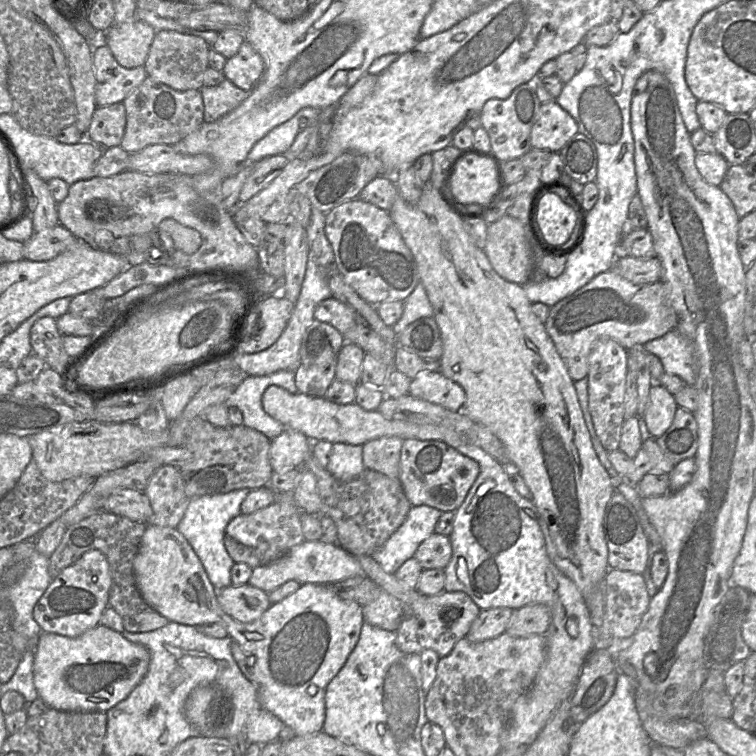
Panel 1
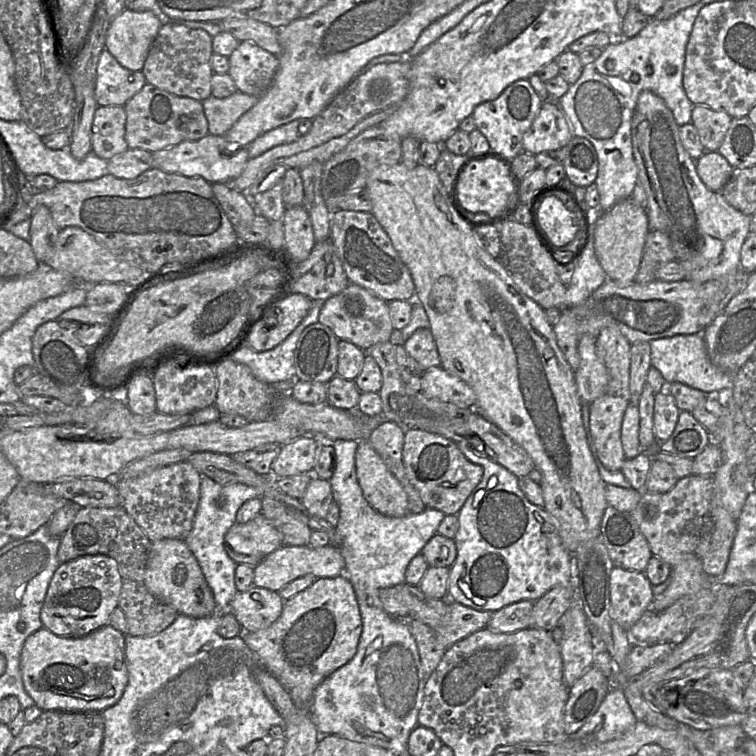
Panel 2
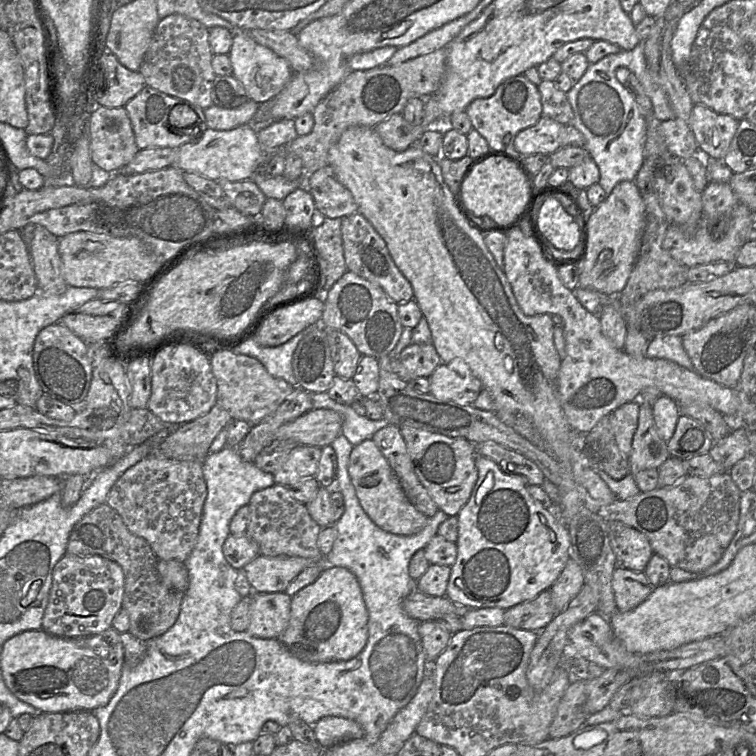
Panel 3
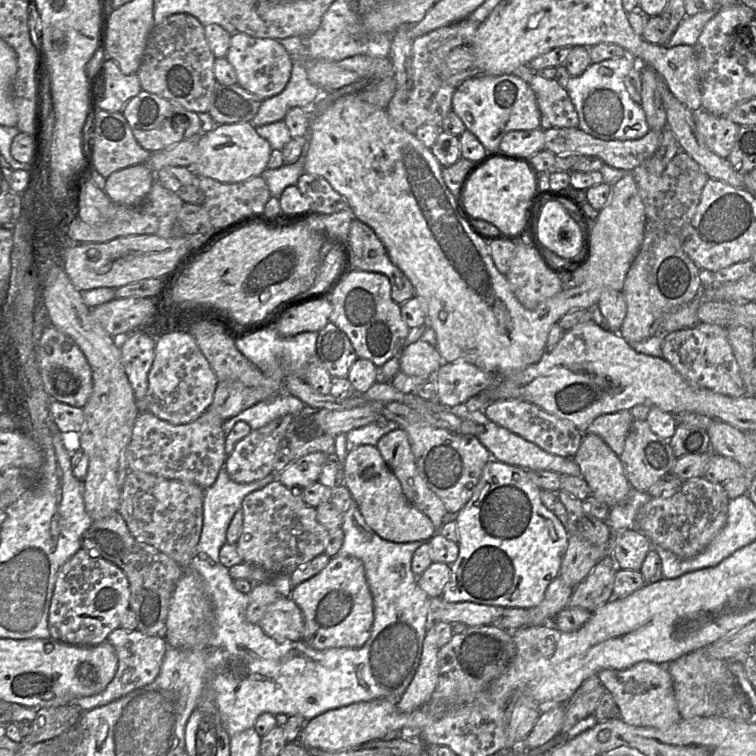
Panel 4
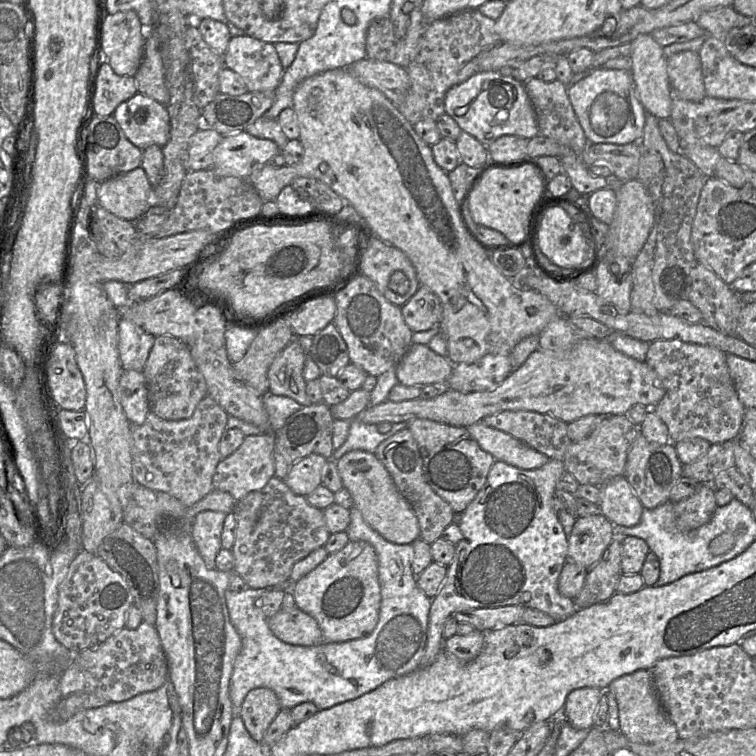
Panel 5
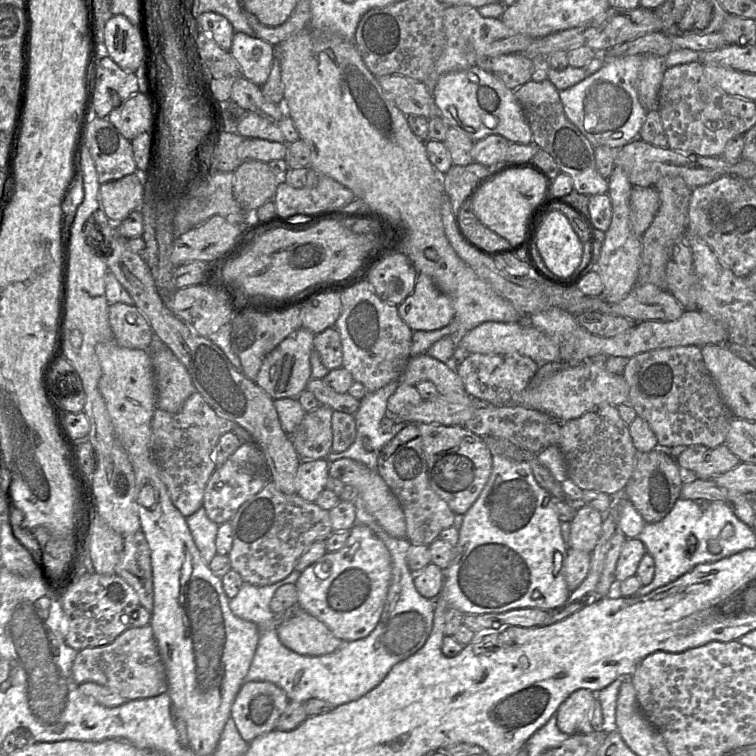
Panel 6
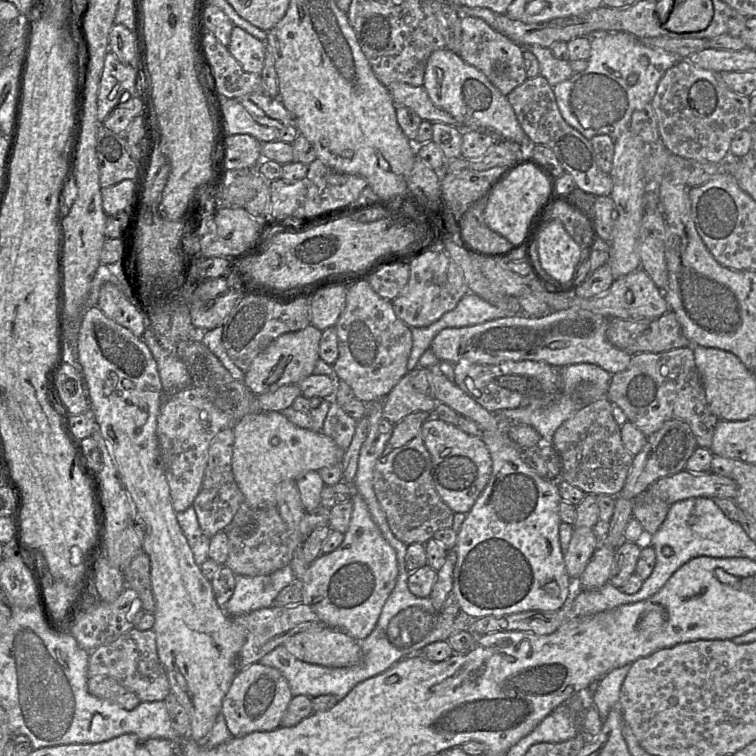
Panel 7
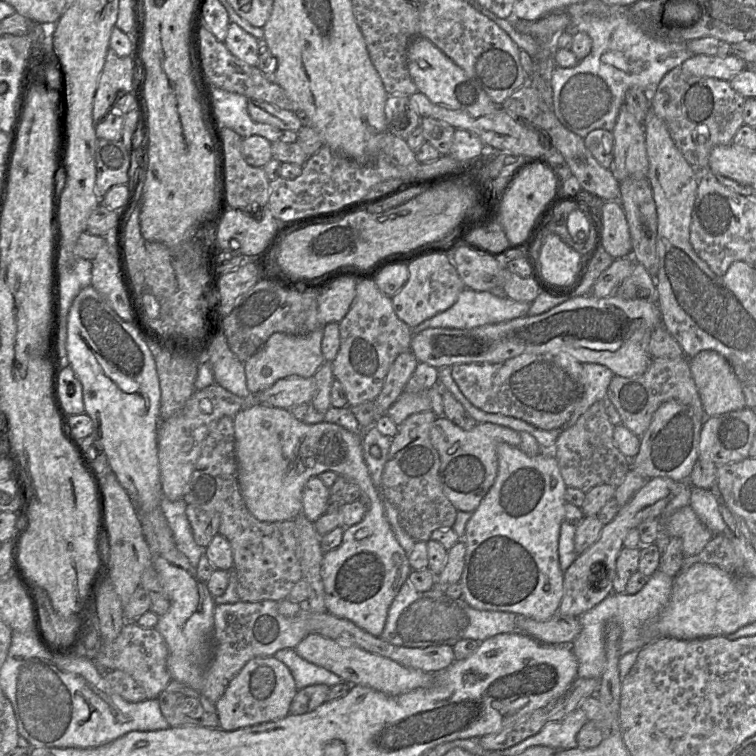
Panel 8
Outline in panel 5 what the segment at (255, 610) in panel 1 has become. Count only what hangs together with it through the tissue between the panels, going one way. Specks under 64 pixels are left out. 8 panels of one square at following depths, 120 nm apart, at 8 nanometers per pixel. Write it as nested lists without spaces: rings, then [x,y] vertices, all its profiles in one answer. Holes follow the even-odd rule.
[[[298,607],[280,609],[268,618],[268,625],[271,632],[287,644],[310,647],[324,642],[317,621]]]

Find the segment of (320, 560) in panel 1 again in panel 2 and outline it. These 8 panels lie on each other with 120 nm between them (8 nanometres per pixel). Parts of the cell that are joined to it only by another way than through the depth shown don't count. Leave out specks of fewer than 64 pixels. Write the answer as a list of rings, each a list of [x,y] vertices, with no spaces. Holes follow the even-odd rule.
[[[326,545],[313,548],[311,546],[281,546],[254,566],[253,586],[279,592],[293,580],[313,575],[315,578],[331,578],[345,573],[345,560],[338,547]]]

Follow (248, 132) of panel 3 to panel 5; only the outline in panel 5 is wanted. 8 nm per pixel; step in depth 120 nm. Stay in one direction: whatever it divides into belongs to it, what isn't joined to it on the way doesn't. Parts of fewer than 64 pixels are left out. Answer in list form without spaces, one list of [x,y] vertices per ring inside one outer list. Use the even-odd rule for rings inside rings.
[[[241,131],[223,136],[213,151],[213,166],[208,170],[219,176],[248,178],[278,153],[281,150],[274,141]]]

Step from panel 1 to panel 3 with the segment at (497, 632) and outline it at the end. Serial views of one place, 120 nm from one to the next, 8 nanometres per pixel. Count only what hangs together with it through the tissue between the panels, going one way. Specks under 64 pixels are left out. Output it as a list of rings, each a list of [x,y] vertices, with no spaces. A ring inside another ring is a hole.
[[[548,589],[530,601],[507,609],[504,614],[504,625],[539,633],[555,616],[556,611]]]

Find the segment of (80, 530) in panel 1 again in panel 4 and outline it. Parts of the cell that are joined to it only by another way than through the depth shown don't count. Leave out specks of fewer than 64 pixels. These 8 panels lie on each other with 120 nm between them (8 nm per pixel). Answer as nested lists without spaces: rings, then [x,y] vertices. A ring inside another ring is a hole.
[[[119,512],[93,521],[82,536],[81,548],[101,555],[125,573],[130,586],[129,607],[136,614],[137,630],[165,639],[170,600],[184,568],[155,547],[137,540]]]

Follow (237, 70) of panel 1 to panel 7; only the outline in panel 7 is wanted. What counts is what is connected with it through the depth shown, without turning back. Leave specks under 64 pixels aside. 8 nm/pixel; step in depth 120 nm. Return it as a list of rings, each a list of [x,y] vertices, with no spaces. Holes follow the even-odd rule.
[[[234,26],[227,48],[244,71],[261,74],[265,58],[265,41],[261,41],[242,28]]]

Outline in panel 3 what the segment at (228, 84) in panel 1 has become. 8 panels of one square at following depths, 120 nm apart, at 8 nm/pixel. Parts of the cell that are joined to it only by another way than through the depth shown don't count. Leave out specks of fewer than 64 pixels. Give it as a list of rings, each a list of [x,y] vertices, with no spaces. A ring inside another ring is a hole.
[[[250,99],[235,109],[225,109],[212,104],[204,110],[207,127],[226,131],[244,124],[251,124],[259,105]]]

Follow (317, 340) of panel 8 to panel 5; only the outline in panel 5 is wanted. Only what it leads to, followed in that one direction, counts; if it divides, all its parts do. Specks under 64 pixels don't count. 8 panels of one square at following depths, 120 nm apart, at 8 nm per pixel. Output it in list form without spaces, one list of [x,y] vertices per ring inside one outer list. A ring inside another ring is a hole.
[[[294,338],[274,359],[269,367],[267,378],[269,392],[289,397],[303,407],[312,405],[306,393],[306,380],[303,375],[305,353],[297,338]]]

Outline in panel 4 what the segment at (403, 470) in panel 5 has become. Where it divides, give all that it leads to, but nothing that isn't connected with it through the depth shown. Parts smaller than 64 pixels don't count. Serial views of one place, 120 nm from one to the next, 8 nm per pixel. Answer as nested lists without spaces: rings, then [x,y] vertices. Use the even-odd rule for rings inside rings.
[[[399,427],[382,436],[376,447],[399,480],[403,493],[407,499],[432,521],[436,528],[436,532],[438,532],[443,525],[443,517],[448,510],[442,500],[427,486],[424,479],[421,477],[416,465],[408,433]]]

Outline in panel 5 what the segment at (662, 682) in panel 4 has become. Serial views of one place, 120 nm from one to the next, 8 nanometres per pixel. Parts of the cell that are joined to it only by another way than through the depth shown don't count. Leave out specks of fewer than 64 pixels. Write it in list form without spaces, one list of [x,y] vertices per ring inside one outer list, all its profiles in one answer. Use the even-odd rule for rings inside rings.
[[[640,669],[613,680],[603,692],[614,695],[619,715],[619,731],[635,743],[673,743],[678,739],[675,724],[664,711],[650,670]]]

